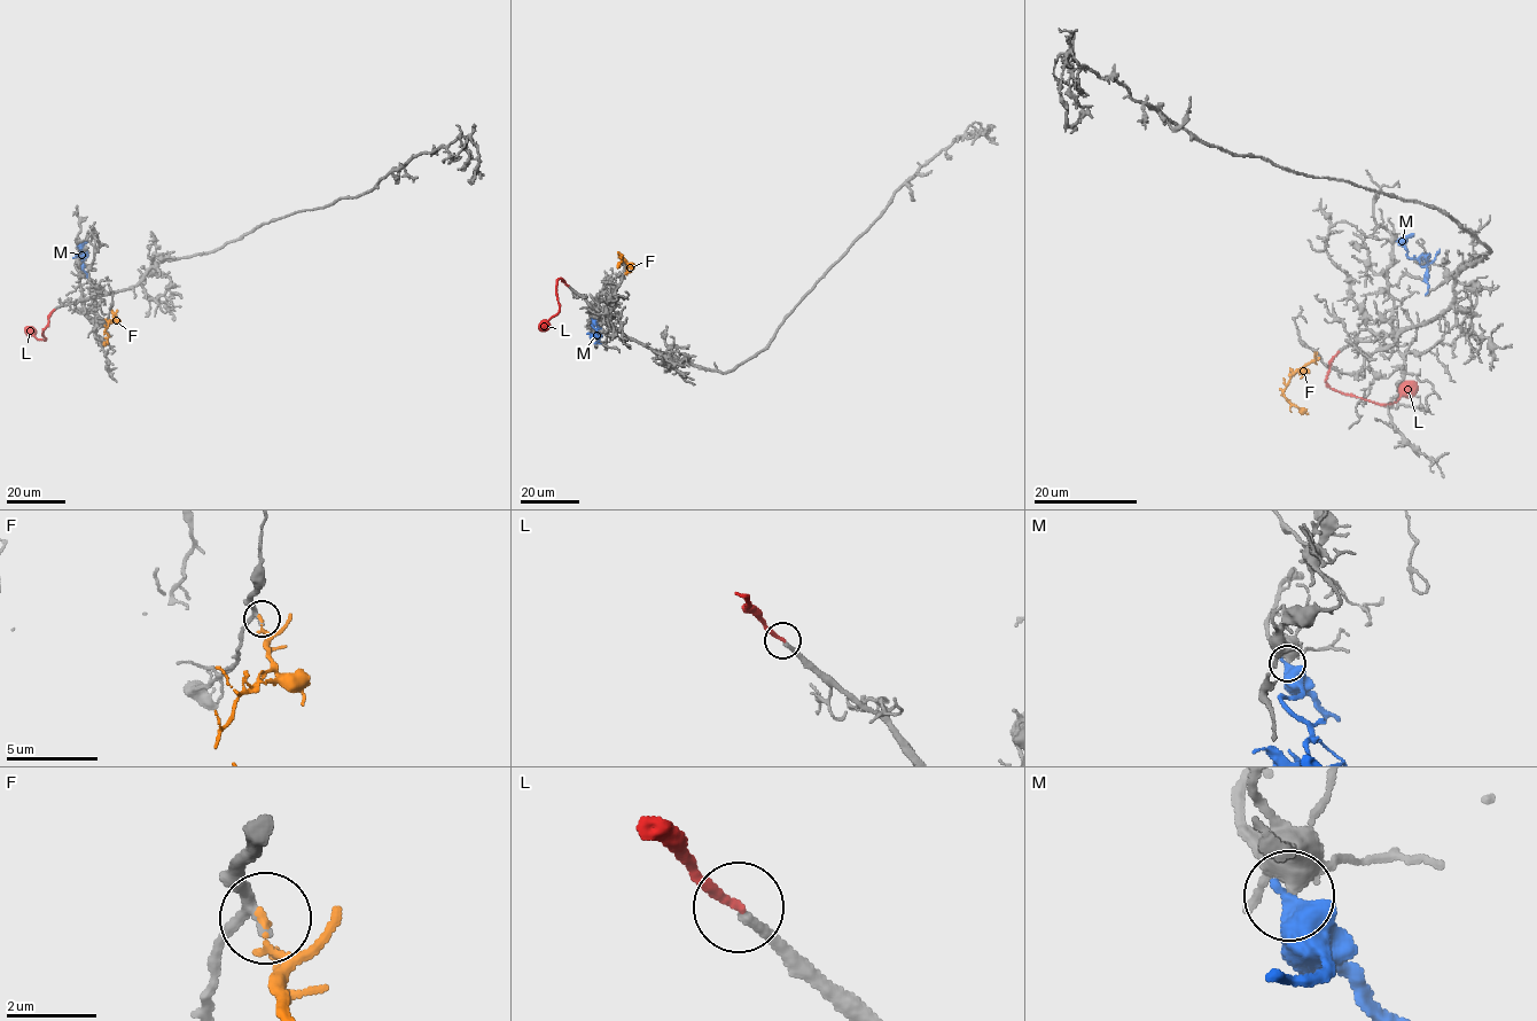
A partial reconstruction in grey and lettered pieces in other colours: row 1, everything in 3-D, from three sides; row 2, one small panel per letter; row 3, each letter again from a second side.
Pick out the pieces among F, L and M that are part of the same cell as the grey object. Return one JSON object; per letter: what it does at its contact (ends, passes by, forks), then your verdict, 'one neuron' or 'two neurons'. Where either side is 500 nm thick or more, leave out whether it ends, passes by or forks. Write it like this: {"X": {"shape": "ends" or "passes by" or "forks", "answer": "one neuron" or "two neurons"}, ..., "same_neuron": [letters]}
{"F": {"shape": "ends", "answer": "two neurons"}, "L": {"shape": "ends", "answer": "two neurons"}, "M": {"answer": "two neurons"}, "same_neuron": []}

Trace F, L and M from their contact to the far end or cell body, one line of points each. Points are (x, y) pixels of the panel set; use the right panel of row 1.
F: (1316, 353), (1290, 376), (1284, 391), (1287, 398), (1308, 414)
L: (1339, 352), (1328, 366), (1326, 383), (1331, 388), (1393, 404), (1401, 395), (1401, 388), (1413, 382)
M: (1398, 241), (1409, 257), (1427, 269), (1425, 295)

